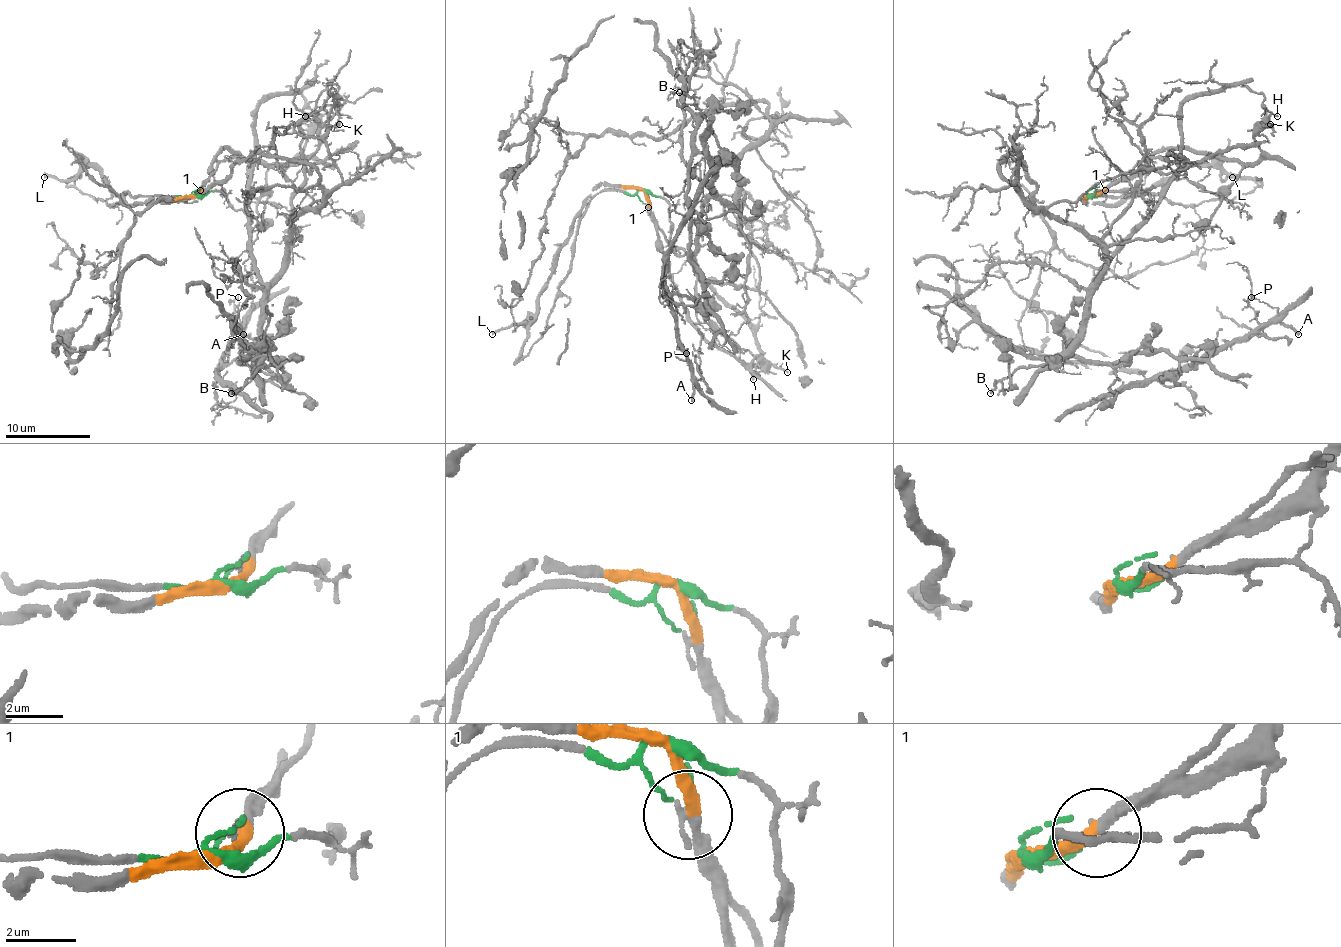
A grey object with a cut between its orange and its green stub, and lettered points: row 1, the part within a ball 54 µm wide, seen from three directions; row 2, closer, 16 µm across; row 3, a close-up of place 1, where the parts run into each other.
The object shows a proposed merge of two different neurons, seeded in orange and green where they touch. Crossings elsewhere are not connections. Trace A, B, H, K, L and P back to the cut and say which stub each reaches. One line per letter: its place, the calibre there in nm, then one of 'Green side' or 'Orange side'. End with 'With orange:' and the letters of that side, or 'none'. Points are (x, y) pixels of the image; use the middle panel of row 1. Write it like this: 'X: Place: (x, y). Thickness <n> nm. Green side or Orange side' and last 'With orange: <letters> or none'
A: Place: (691, 400). Thickness 200 nm. Green side
B: Place: (679, 92). Thickness 150 nm. Green side
H: Place: (753, 379). Thickness 140 nm. Orange side
K: Place: (787, 372). Thickness 180 nm. Orange side
L: Place: (492, 334). Thickness 240 nm. Orange side
P: Place: (686, 353). Thickness 70 nm. Green side
With orange: H, K, L

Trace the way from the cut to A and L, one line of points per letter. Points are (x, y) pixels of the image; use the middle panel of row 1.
A: (642, 189), (691, 254), (714, 166), (693, 157), (686, 199), (705, 312), (671, 303), (691, 400)
L: (642, 189), (600, 185), (576, 216), (540, 293), (538, 314), (530, 322), (496, 331), (492, 335)

